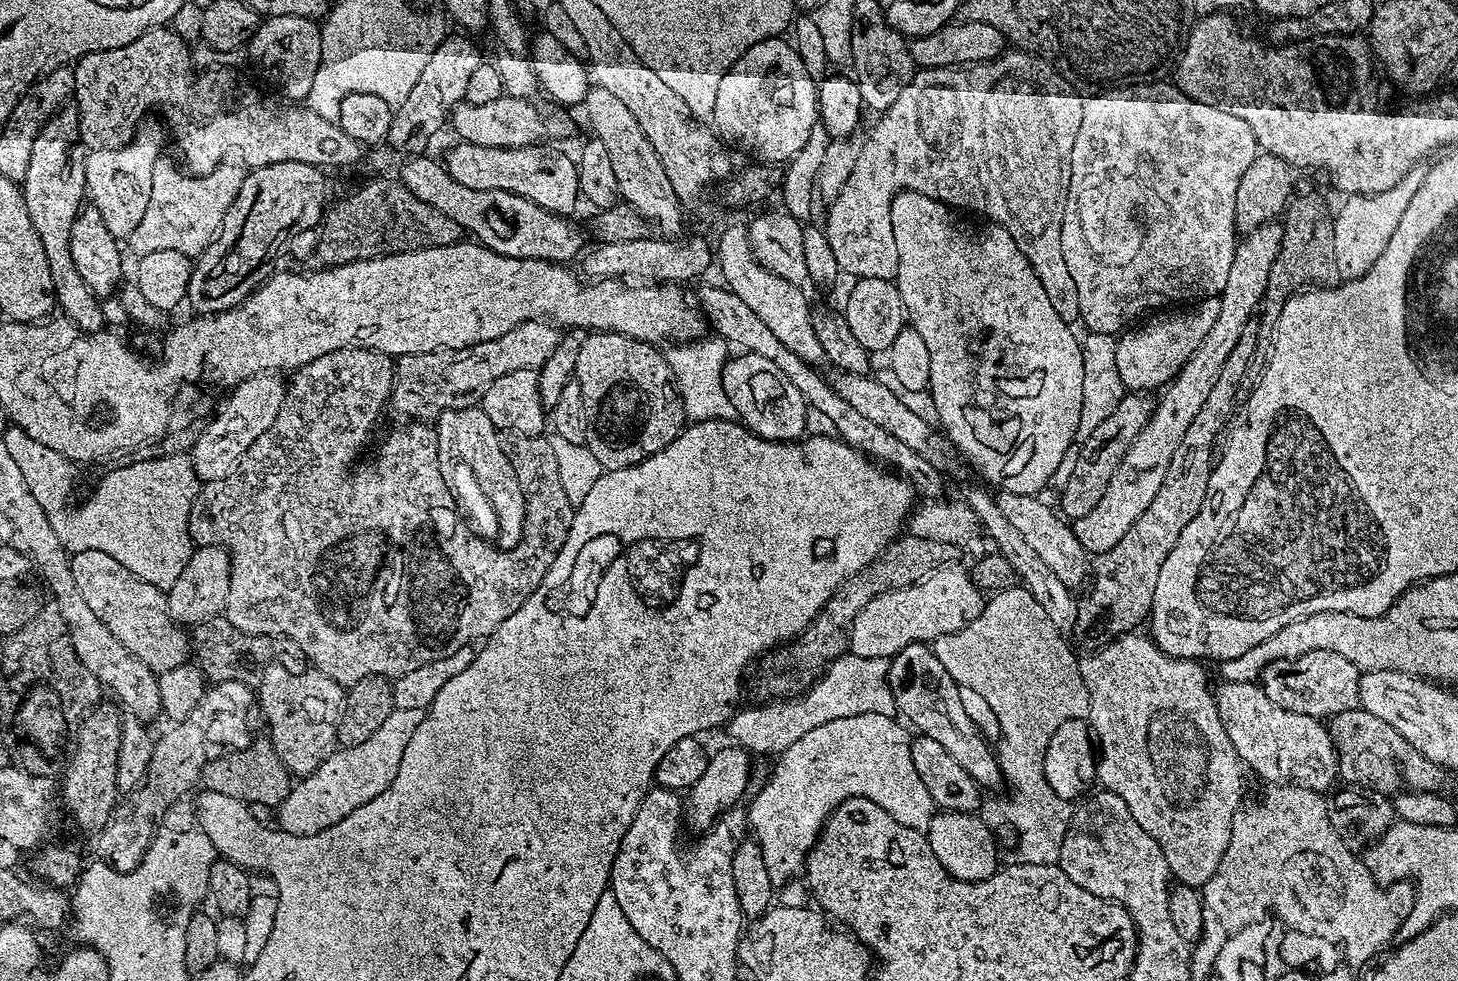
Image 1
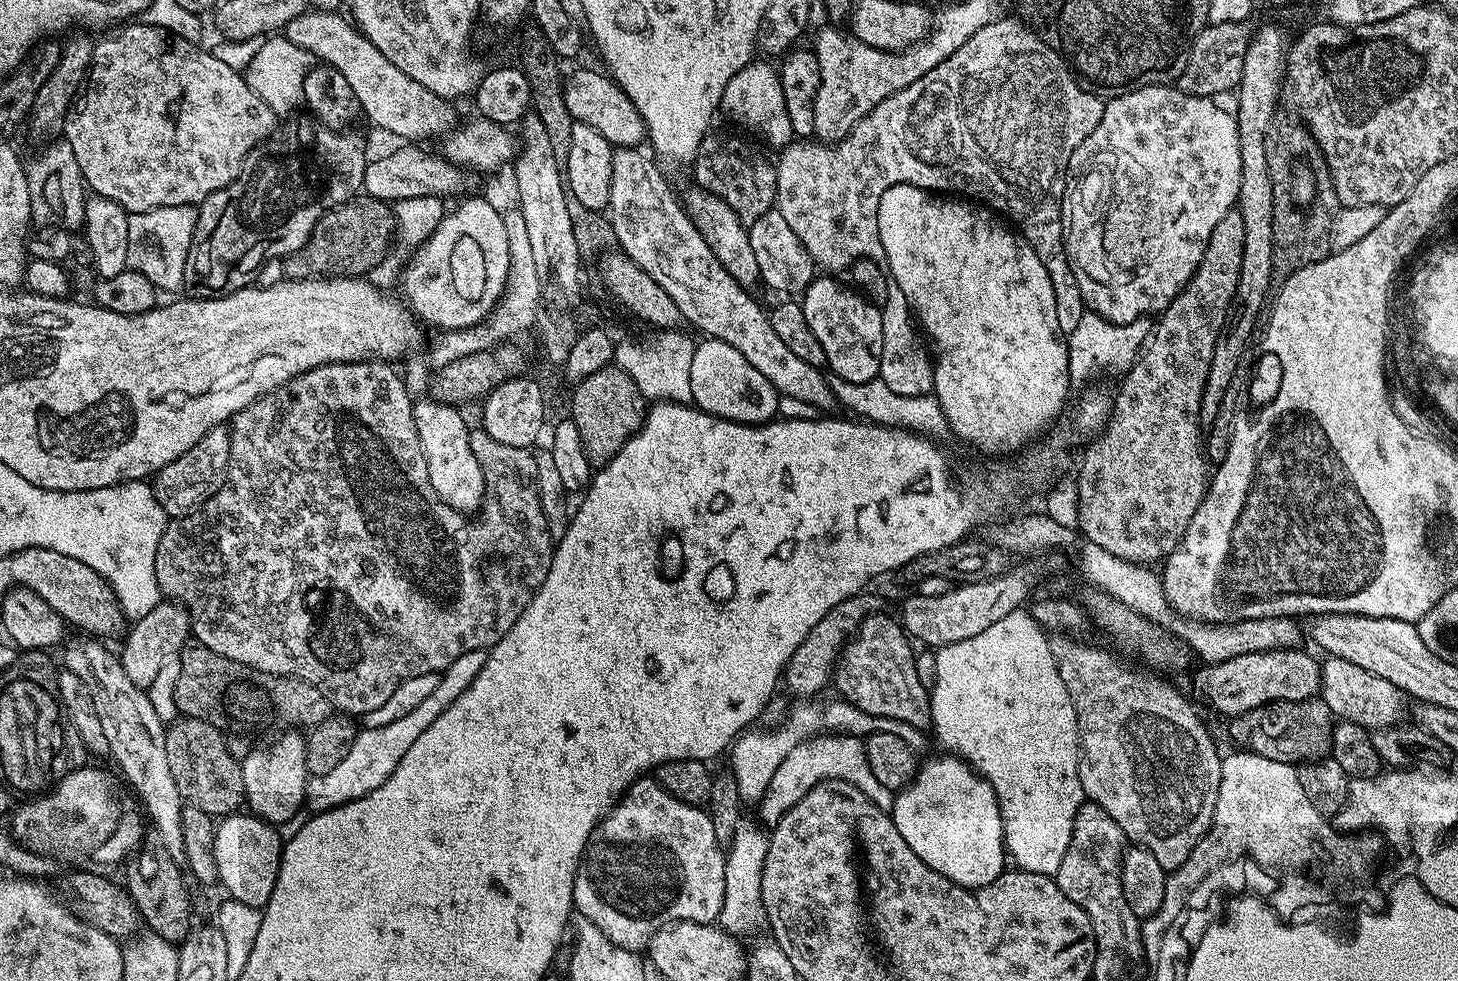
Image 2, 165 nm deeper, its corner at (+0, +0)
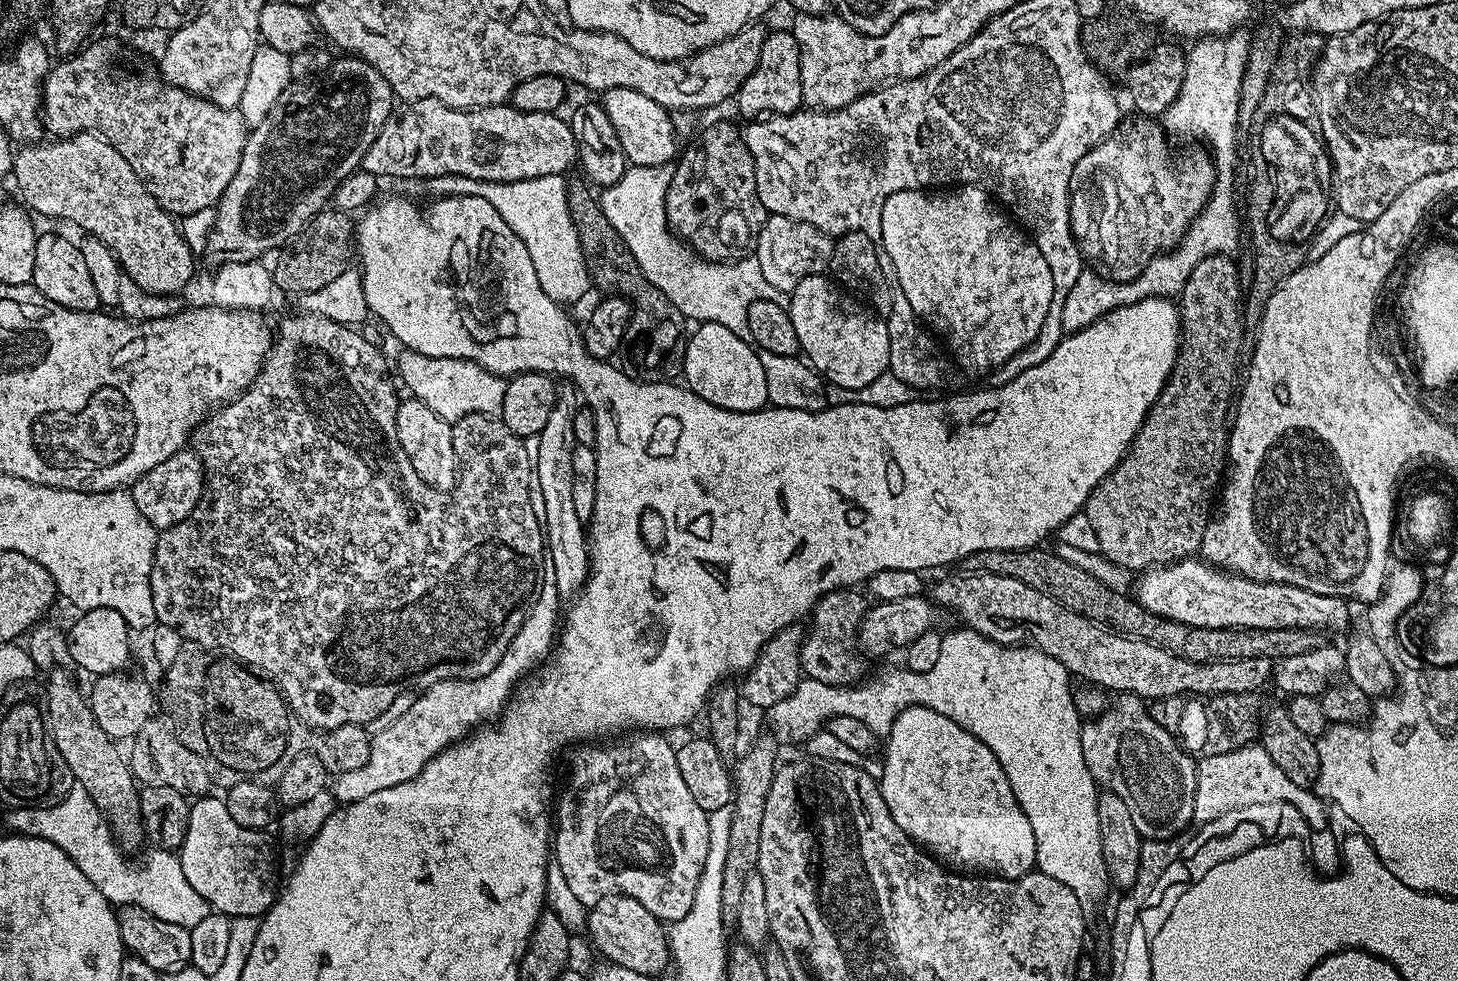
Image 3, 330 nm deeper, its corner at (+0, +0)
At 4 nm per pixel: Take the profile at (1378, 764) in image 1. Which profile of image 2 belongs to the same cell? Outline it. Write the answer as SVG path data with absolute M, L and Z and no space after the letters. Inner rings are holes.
M1319 698L1311 700L1299 700L1298 702L1286 702L1285 700L1273 700L1271 704L1263 704L1254 710L1250 710L1241 716L1231 717L1228 732L1237 749L1245 752L1253 752L1262 758L1274 758L1274 762L1286 762L1296 766L1309 760L1325 759L1332 751L1332 725L1334 717L1332 711L1326 706L1326 702Z

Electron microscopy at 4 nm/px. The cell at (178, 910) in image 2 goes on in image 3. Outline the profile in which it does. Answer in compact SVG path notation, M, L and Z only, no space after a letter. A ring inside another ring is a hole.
M54 668L47 673L48 684L43 685L46 698L46 725L50 743L56 747L58 754L65 759L66 765L73 772L75 783L94 798L106 822L112 827L116 843L125 853L145 843L144 823L140 813L140 788L132 774L131 763L120 753L121 745L98 726L92 713L92 705L80 693L73 673L67 668Z

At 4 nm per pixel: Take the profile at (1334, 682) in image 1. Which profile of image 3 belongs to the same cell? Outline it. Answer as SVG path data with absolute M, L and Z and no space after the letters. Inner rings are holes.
M974 572L948 576L940 580L932 588L931 599L941 609L949 608L960 619L959 623L966 628L973 628L987 640L1005 646L1027 646L1045 652L1050 658L1062 662L1073 677L1081 676L1081 681L1095 684L1114 694L1131 694L1145 701L1163 701L1169 696L1243 696L1248 692L1256 692L1264 683L1274 676L1273 661L1266 658L1242 658L1241 660L1215 660L1212 664L1190 662L1186 658L1178 658L1166 650L1141 640L1131 640L1113 632L1107 632L1094 622L1090 622L1082 614L1054 602L1054 598L1046 598L1046 594L1038 594L1026 586L1026 582L1018 582L1018 578L1002 578L989 572Z

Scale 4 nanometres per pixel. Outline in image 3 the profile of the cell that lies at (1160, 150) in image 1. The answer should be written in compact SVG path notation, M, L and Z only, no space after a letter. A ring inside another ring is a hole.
M1135 118L1136 120L1125 119L1117 124L1112 135L1106 137L1097 148L1091 148L1085 156L1074 166L1072 177L1070 178L1070 222L1072 223L1072 233L1076 239L1077 246L1080 247L1080 255L1090 265L1090 268L1098 275L1104 276L1108 280L1127 281L1134 279L1155 256L1162 252L1169 251L1180 243L1180 239L1187 234L1188 228L1196 220L1197 214L1208 205L1208 199L1212 196L1212 191L1216 185L1216 165L1209 153L1188 152L1185 156L1180 156L1176 161L1168 157L1168 140L1165 129L1161 127L1155 119Z

